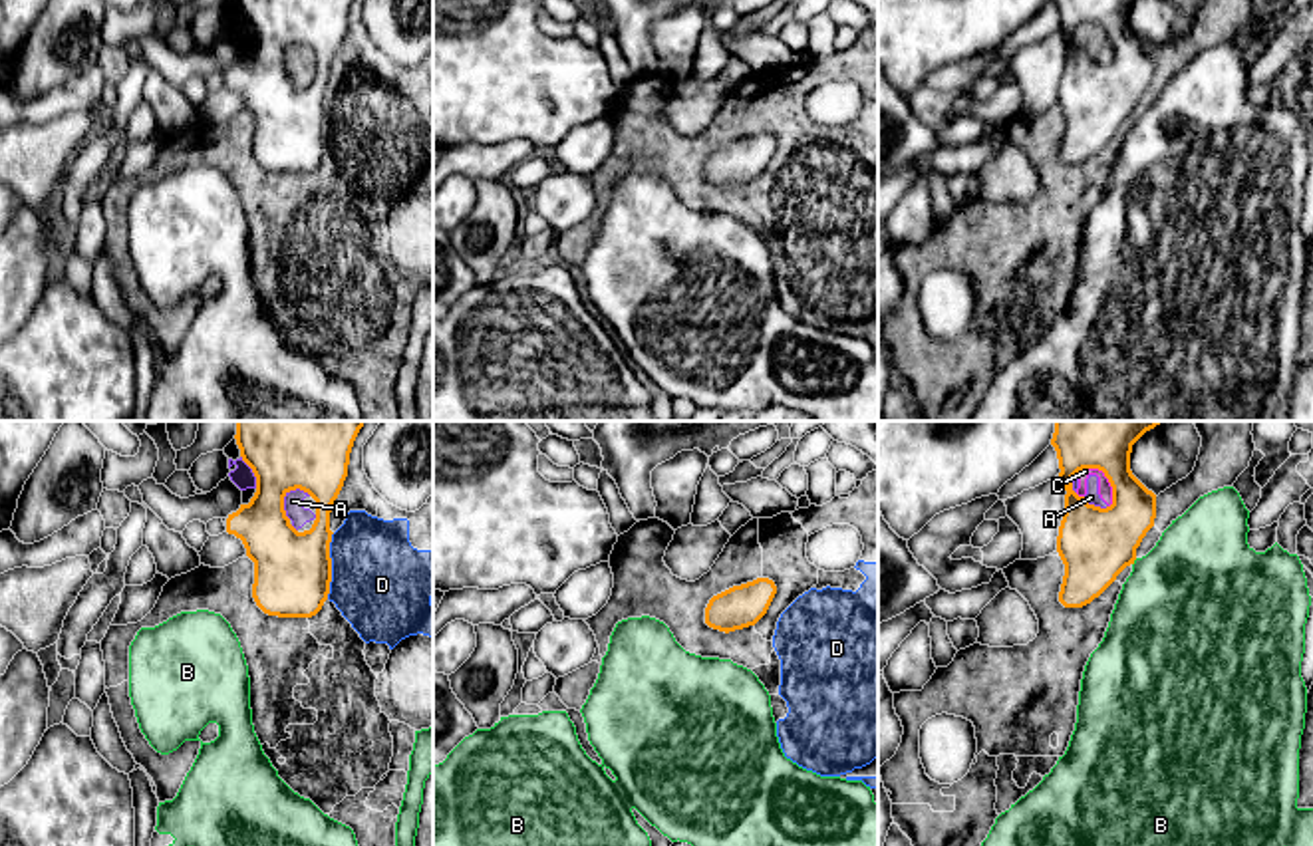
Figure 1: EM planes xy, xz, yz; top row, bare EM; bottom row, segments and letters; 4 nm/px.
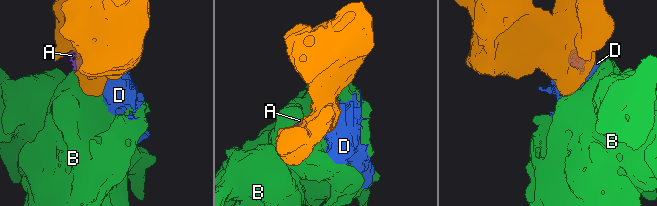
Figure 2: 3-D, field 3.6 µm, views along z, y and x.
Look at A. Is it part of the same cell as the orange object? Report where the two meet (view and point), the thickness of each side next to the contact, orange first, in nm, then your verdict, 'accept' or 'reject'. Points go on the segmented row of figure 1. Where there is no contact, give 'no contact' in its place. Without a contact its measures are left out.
xy (283, 501) | 380/80 nm | reject

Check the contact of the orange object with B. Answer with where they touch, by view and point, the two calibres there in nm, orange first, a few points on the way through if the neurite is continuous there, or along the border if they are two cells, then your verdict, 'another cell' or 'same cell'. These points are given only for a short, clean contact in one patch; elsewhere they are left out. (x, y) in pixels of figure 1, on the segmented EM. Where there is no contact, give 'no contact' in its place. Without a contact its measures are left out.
contact yz (1133, 563); calibres 300 and 480 nm; way yz (1095, 545), (1111, 545), (1133, 563), (1180, 602); same cell

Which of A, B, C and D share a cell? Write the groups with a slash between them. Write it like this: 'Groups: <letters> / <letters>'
Groups: A C D / B

